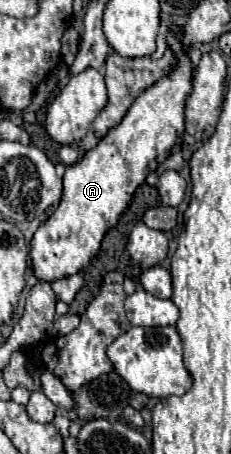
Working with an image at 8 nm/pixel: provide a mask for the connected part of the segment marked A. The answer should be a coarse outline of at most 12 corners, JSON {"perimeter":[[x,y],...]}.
{"perimeter":[[192,67],[138,95],[66,167],[30,243],[40,281],[74,275],[182,137]]}

